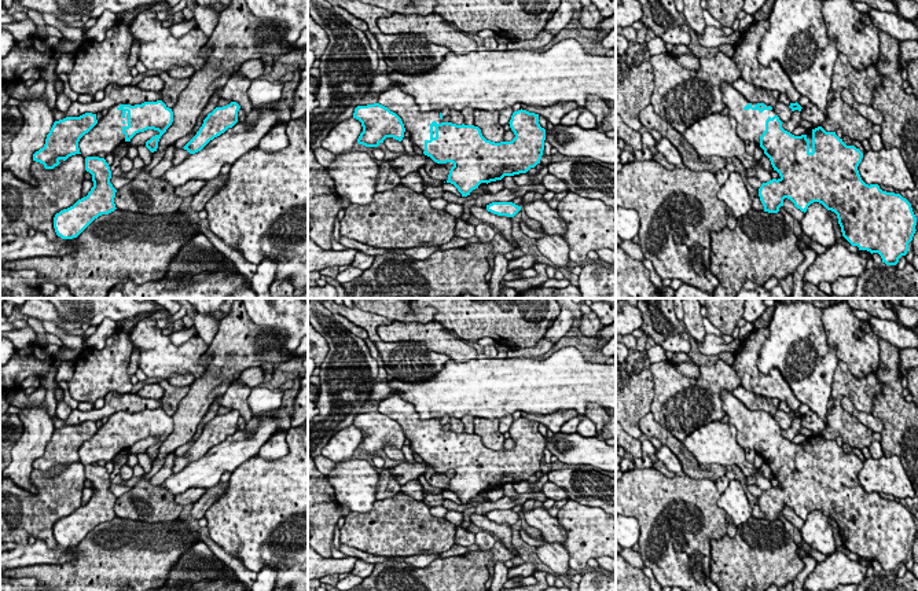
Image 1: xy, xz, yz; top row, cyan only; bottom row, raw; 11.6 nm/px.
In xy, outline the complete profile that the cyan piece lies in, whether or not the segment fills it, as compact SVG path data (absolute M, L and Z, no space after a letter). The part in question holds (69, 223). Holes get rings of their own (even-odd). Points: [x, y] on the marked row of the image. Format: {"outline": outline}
{"outline": "M162 100L135 106L114 104L100 121L92 113L55 121L44 147L33 154L33 161L54 169L60 159L81 154L93 181L87 197L55 214L56 235L62 239L77 238L95 219L117 209L117 190L110 183L111 170L106 159L98 157L99 153L111 154L121 143L131 142L136 133L147 129L159 132L146 142L146 147L154 153L172 122L173 111Z"}

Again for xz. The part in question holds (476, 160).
{"outline": "M400 88L382 92L374 104L357 106L353 118L359 120L363 126L357 139L359 144L378 147L386 137L401 142L404 132L408 131L411 142L425 155L437 164L452 162L447 183L454 184L462 197L470 195L481 183L488 184L535 168L540 164L546 140L546 129L539 124L539 114L522 109L514 111L508 124L515 137L511 142L495 143L486 140L478 126L444 122L441 111L437 110L422 113L415 99Z"}

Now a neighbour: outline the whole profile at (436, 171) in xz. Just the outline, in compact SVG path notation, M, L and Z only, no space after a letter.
M429 161L425 165L425 172L436 180L443 180L447 181L448 180L448 175L451 168L454 166L452 162L447 162L447 164L437 164L434 161Z

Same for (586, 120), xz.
M581 110L579 118L577 118L577 125L581 126L583 129L595 129L596 128L596 118L592 113L588 110Z

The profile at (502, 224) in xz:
M475 205L470 208L470 214L478 219L481 223L492 225L508 242L511 242L515 249L519 247L517 241L511 235L511 221L513 221L511 217L493 214L488 212L486 208Z

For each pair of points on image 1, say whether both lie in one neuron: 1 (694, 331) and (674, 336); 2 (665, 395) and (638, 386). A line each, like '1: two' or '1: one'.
1: two
2: two

